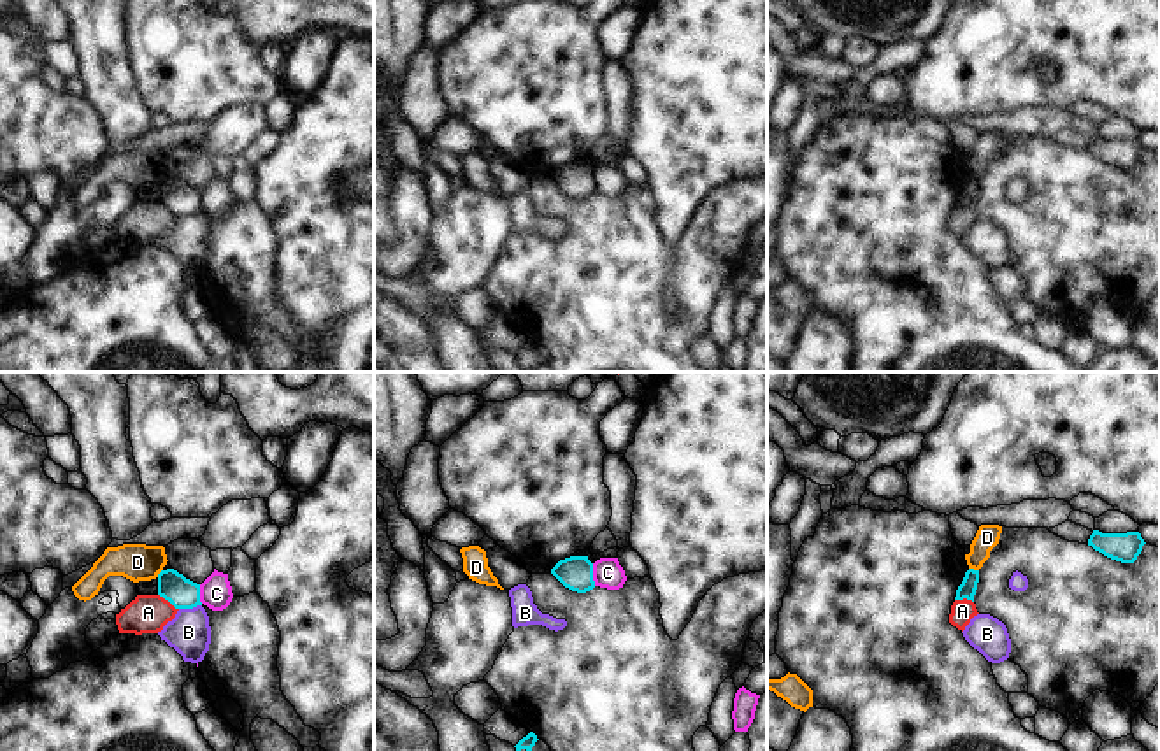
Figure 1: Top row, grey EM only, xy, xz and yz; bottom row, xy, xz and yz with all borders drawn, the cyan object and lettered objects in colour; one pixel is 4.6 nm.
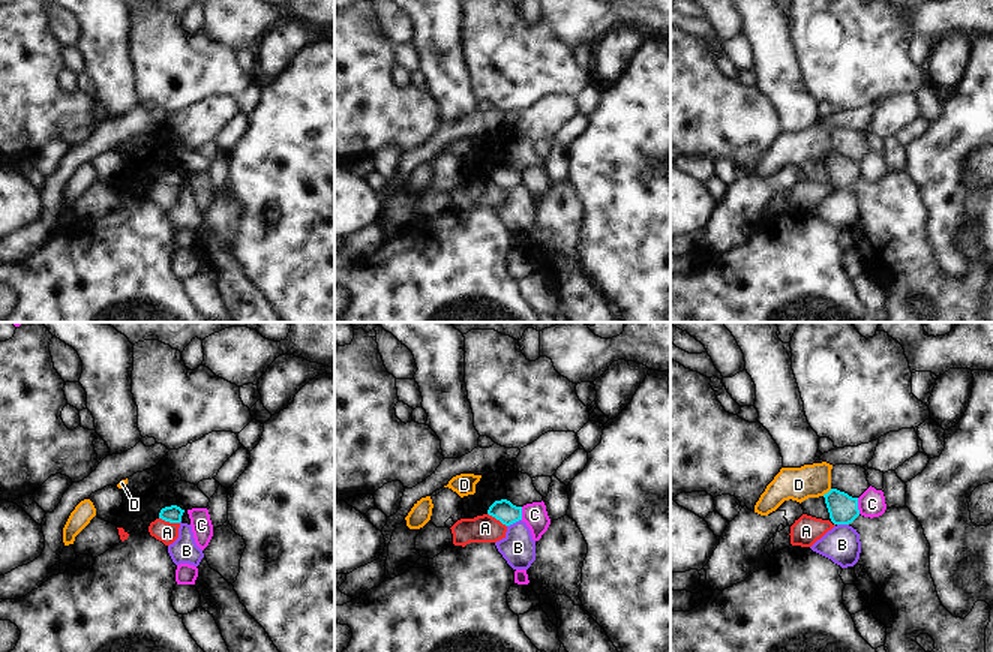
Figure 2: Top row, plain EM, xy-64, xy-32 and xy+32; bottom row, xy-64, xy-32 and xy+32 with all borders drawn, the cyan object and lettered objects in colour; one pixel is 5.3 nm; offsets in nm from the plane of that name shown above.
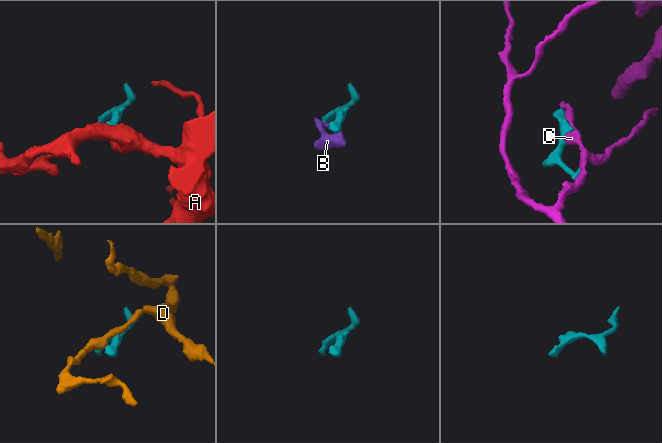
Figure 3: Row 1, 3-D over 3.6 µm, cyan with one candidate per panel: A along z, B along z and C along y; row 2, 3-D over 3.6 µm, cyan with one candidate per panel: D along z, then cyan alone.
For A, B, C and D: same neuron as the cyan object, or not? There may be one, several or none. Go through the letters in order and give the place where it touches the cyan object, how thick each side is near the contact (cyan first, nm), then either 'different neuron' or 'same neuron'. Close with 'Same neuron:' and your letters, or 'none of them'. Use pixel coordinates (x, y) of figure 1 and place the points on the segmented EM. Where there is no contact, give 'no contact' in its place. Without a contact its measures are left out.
A: meets cyan in xy at (169, 600); 140 nm thick on the cyan side, 180 nm on the other; different neuron
B: meets cyan in xy at (190, 607); 140 nm thick on the cyan side, 190 nm on the other; different neuron
C: meets cyan in xz at (592, 574); 160 nm thick on the cyan side, 140 nm on the other; different neuron
D: meets cyan in yz at (973, 569); 80 nm thick on the cyan side, 110 nm on the other; different neuron
Same neuron: none of them

